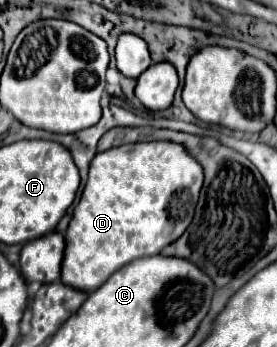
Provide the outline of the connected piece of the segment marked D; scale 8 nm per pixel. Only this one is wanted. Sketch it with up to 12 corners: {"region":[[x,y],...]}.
{"region":[[179,143],[97,153],[61,281],[95,291],[193,219],[203,169]]}

